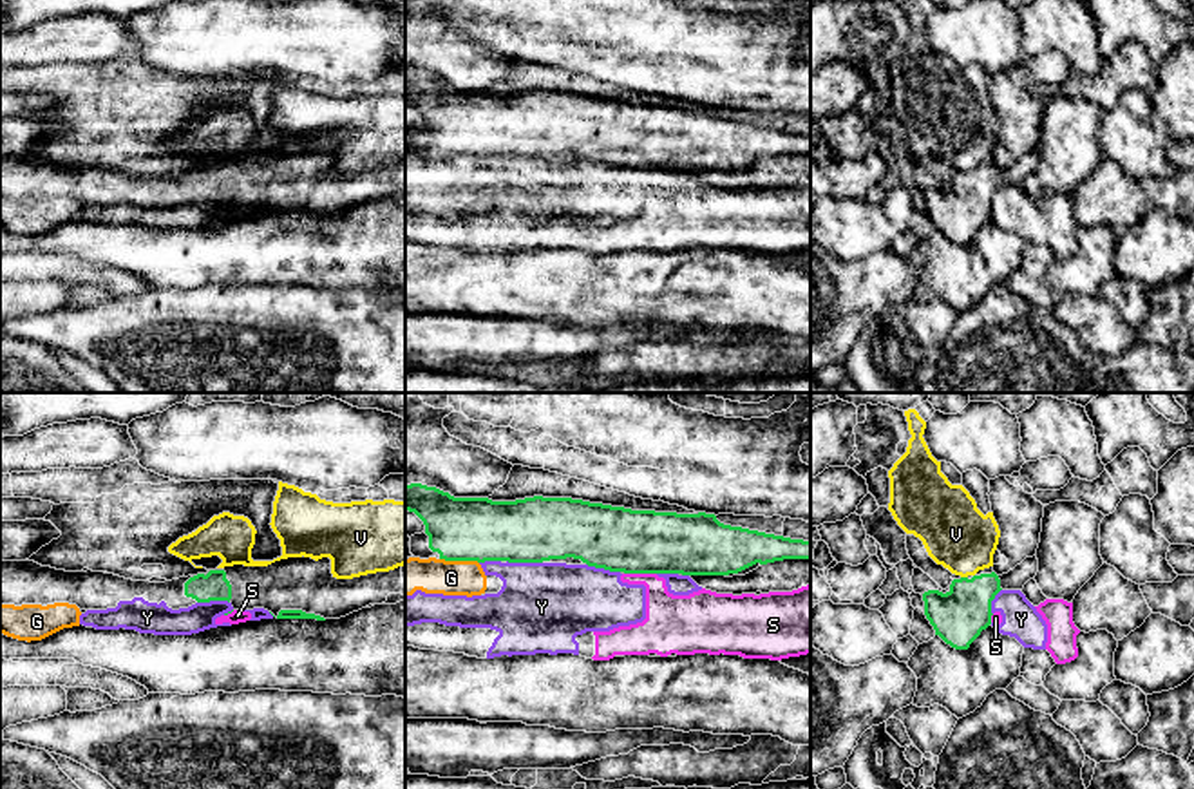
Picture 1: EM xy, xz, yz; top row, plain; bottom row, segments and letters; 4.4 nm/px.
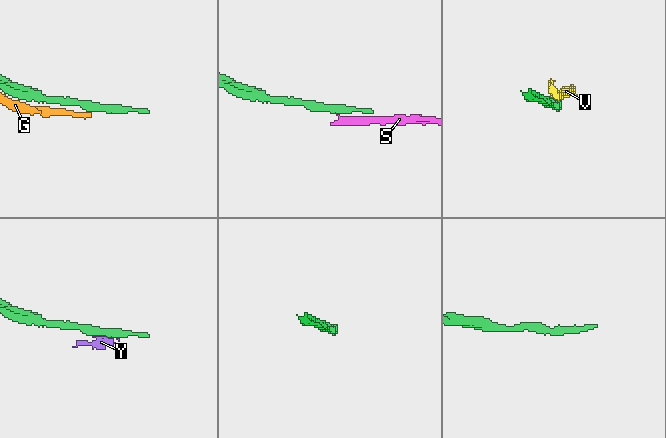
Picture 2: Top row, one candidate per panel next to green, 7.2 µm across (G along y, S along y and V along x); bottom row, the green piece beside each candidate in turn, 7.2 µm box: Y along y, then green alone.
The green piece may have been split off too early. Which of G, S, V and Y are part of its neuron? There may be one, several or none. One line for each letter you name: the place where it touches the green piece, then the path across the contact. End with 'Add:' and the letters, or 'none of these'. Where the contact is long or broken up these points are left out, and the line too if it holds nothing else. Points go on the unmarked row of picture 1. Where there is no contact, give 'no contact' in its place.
Add: none of these

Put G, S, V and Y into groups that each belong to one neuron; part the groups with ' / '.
G S Y / V

